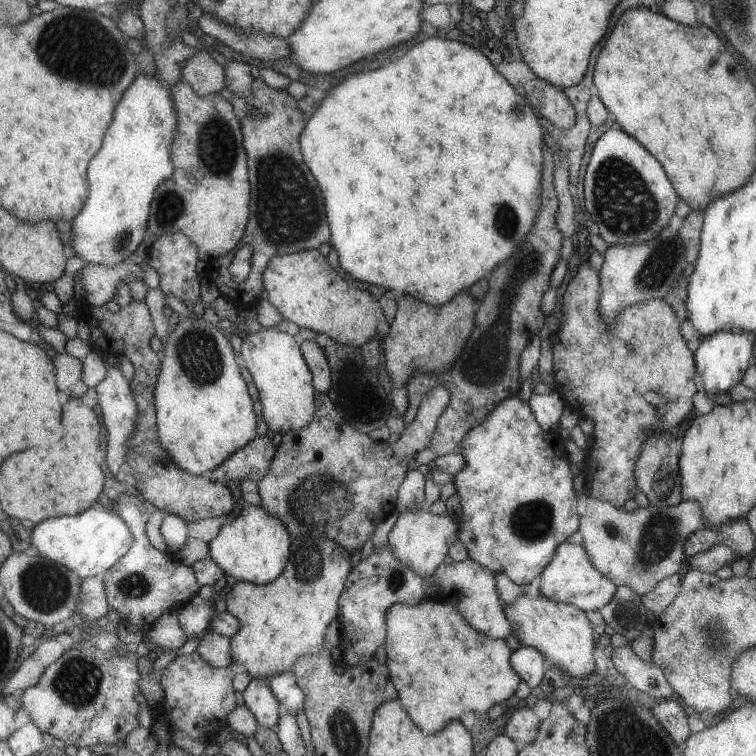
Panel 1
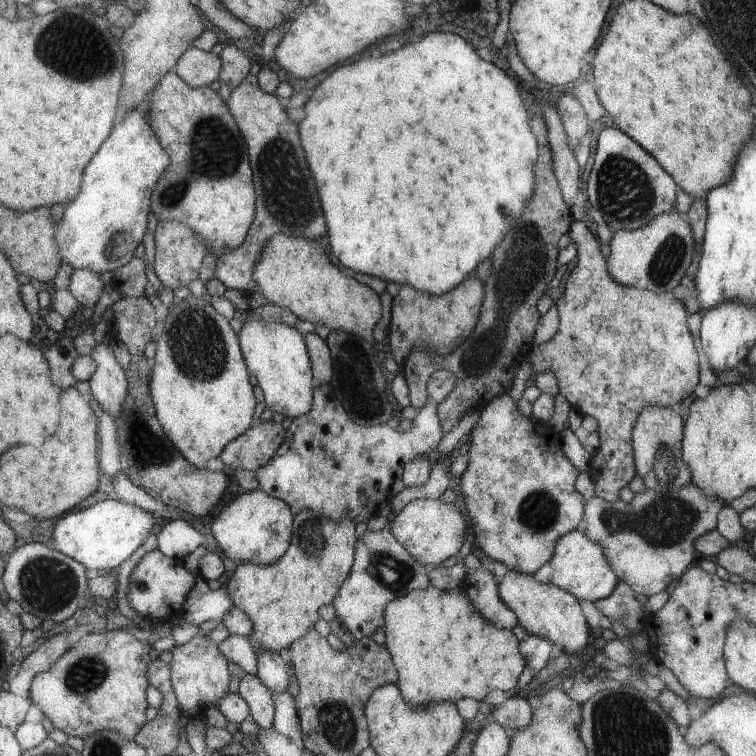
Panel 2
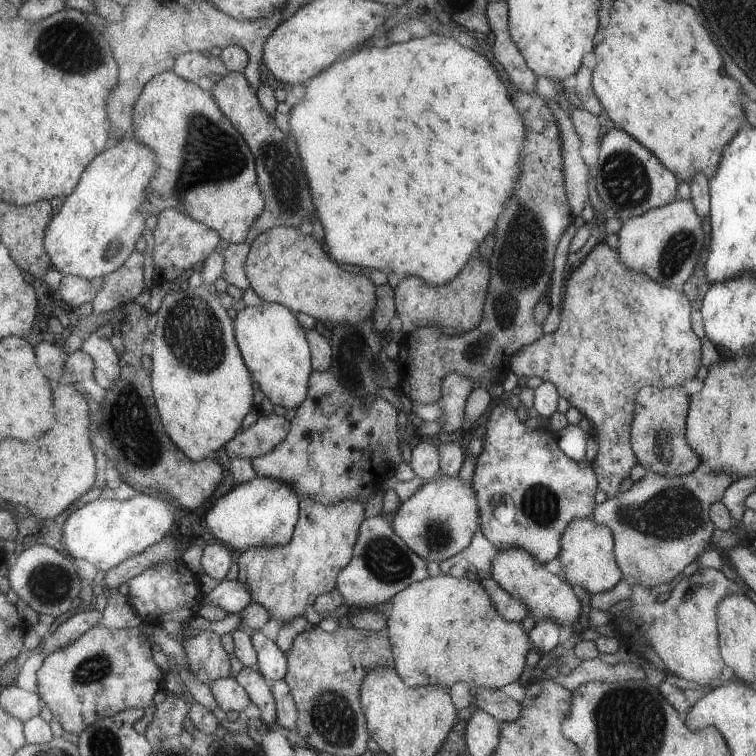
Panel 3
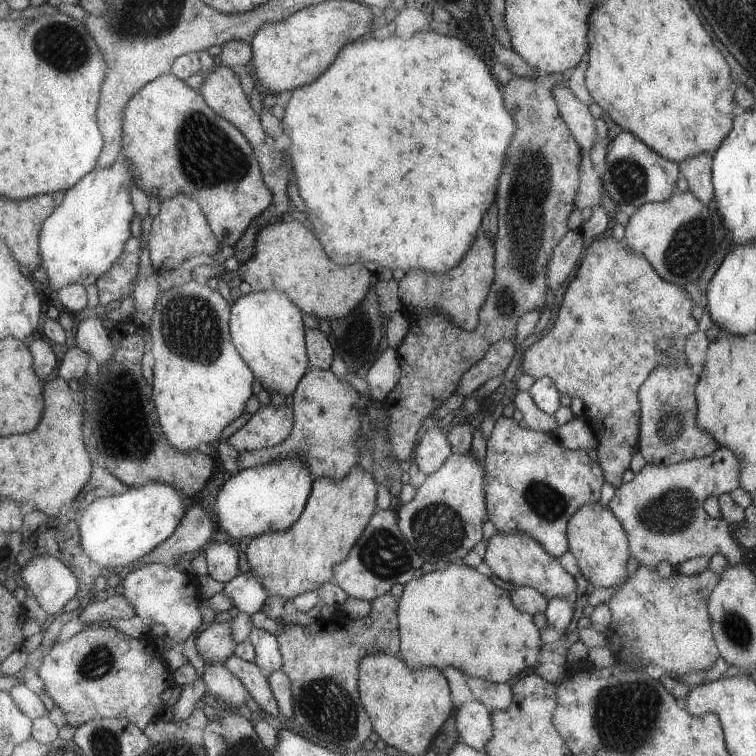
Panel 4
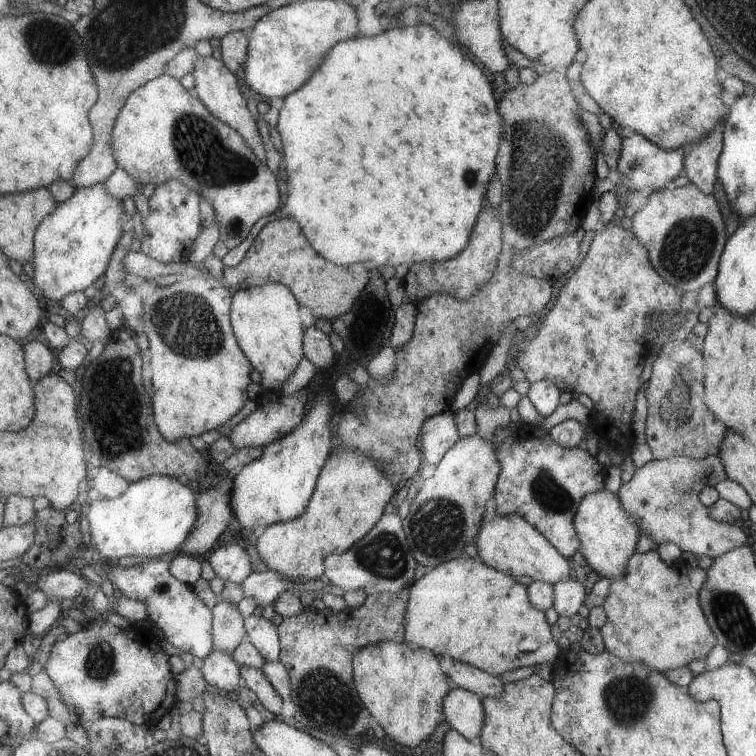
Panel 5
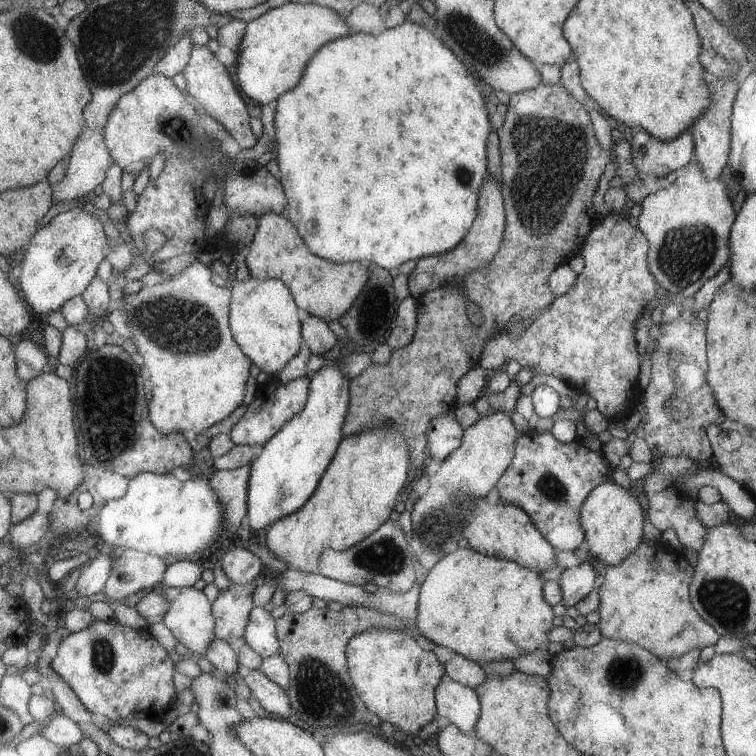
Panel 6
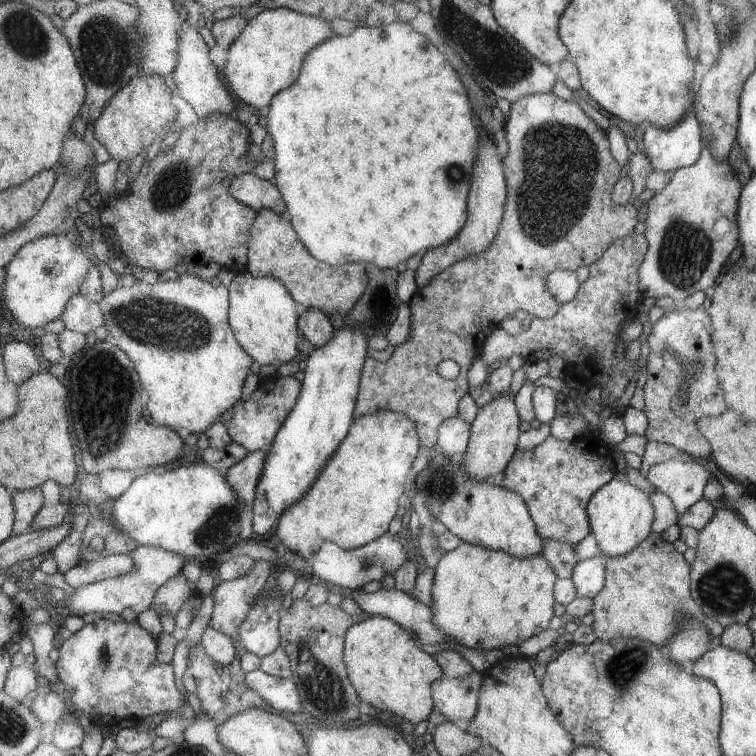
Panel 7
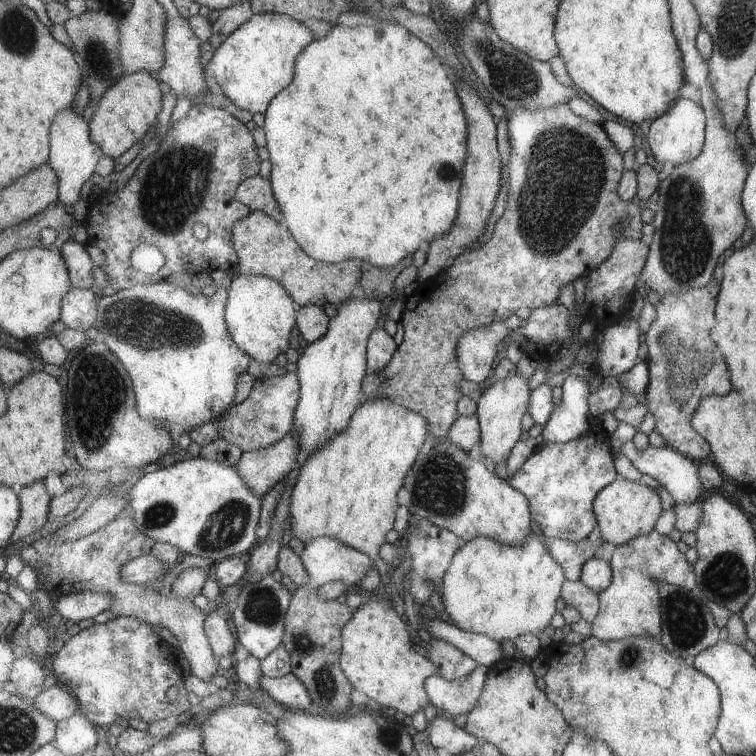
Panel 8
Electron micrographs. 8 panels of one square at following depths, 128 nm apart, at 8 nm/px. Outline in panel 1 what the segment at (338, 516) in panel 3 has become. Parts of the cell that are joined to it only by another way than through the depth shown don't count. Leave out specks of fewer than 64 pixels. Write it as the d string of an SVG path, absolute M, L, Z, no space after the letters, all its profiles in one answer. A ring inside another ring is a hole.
M319 536L296 538L290 546L290 556L287 557L286 566L273 582L265 586L239 582L231 587L226 587L221 597L225 600L226 608L237 618L239 630L230 637L229 656L231 656L232 667L245 670L250 678L266 680L273 674L291 672L291 666L297 658L303 654L317 654L323 648L323 632L331 618L338 616L339 594L346 588L345 578L351 570L349 552L337 542Z

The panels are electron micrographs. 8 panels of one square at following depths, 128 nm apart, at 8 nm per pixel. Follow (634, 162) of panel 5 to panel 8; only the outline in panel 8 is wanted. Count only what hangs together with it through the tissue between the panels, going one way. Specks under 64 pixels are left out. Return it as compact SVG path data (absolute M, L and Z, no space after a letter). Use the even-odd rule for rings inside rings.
M677 98L675 105L671 106L663 115L655 116L649 126L647 134L647 147L658 163L670 162L679 165L693 160L702 153L705 141L706 116L701 107L695 102L685 98Z

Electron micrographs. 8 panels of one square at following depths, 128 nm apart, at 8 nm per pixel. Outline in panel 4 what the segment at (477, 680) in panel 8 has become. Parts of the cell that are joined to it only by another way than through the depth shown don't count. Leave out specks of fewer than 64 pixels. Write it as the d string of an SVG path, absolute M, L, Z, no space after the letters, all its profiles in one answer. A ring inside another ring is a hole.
M475 699L459 704L455 708L455 728L463 744L477 752L483 751L492 733L490 710Z

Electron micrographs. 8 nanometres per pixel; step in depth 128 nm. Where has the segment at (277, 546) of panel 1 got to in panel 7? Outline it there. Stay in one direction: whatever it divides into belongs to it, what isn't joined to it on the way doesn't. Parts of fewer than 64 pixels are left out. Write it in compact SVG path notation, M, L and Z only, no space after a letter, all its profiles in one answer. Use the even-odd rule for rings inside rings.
M343 326L331 339L306 358L301 393L274 442L267 449L263 469L252 500L252 530L262 536L275 526L281 514L308 489L322 466L331 457L354 421L354 407L360 390L362 367L366 361L366 336L362 326Z

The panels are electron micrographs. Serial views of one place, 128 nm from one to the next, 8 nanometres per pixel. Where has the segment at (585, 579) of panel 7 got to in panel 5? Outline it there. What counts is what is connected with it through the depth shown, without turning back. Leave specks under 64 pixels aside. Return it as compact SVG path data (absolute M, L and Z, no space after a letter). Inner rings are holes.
M572 575L569 580L562 580L553 585L553 604L557 616L570 618L577 614L585 598L585 588Z

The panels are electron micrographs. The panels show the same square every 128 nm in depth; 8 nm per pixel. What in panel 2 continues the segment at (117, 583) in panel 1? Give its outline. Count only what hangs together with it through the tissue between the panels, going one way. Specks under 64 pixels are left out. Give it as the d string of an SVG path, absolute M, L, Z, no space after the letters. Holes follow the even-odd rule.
M157 549L145 554L131 572L128 584L128 604L144 619L152 622L178 620L186 614L184 602L193 589L193 576L185 572L184 563L179 558L169 559Z

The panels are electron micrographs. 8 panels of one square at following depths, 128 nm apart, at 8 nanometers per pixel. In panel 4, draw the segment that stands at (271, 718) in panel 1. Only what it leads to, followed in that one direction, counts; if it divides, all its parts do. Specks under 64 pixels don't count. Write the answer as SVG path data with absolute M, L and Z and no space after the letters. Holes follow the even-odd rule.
M230 656L224 667L243 684L253 696L253 700L260 706L264 715L279 716L278 703L275 702L269 680L262 674L255 663L248 663L236 656Z

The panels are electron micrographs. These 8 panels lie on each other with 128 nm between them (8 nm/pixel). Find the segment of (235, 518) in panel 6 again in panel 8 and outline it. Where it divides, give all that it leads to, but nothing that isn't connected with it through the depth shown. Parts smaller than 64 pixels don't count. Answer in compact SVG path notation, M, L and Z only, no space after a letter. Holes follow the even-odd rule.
M291 431L271 447L243 452L234 466L252 493L263 497L296 468L299 454L299 436Z

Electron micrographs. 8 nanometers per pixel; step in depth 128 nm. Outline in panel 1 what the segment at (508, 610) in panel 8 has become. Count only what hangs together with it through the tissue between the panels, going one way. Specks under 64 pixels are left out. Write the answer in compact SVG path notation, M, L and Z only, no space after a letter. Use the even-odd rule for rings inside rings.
M425 596L413 606L397 603L387 609L384 646L387 670L390 670L395 690L398 691L397 699L410 715L411 722L425 734L437 732L449 718L459 720L465 710L477 712L478 715L486 714L495 704L505 704L521 680L509 666L512 651L504 640L487 638L481 631L475 632L451 603L441 602L435 597Z

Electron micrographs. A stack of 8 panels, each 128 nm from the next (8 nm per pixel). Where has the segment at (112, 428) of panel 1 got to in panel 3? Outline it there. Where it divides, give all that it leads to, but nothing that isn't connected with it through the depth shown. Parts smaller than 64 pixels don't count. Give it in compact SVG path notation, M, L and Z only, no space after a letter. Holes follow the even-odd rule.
M87 331L79 344L79 348L93 360L92 377L101 388L109 388L117 378L118 354L109 340L99 338L95 331Z

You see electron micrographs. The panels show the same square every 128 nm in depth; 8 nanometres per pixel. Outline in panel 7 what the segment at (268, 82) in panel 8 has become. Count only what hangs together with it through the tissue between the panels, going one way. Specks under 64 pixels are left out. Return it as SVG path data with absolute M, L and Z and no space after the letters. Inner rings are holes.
M280 7L263 10L253 16L251 20L247 20L244 30L228 47L227 59L219 69L224 84L228 90L231 90L231 95L245 103L246 108L251 107L257 111L267 108L275 94L294 85L297 81L298 75L301 73L302 63L305 61L305 55L331 36L332 33L326 22Z

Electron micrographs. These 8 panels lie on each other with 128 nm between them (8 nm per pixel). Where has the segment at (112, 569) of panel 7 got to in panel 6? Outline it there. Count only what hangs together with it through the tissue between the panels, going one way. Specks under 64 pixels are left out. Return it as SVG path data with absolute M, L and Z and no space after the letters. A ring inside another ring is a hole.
M97 553L93 556L88 564L80 567L80 574L77 576L77 583L72 593L77 593L81 597L99 593L112 572L113 562L107 555Z

